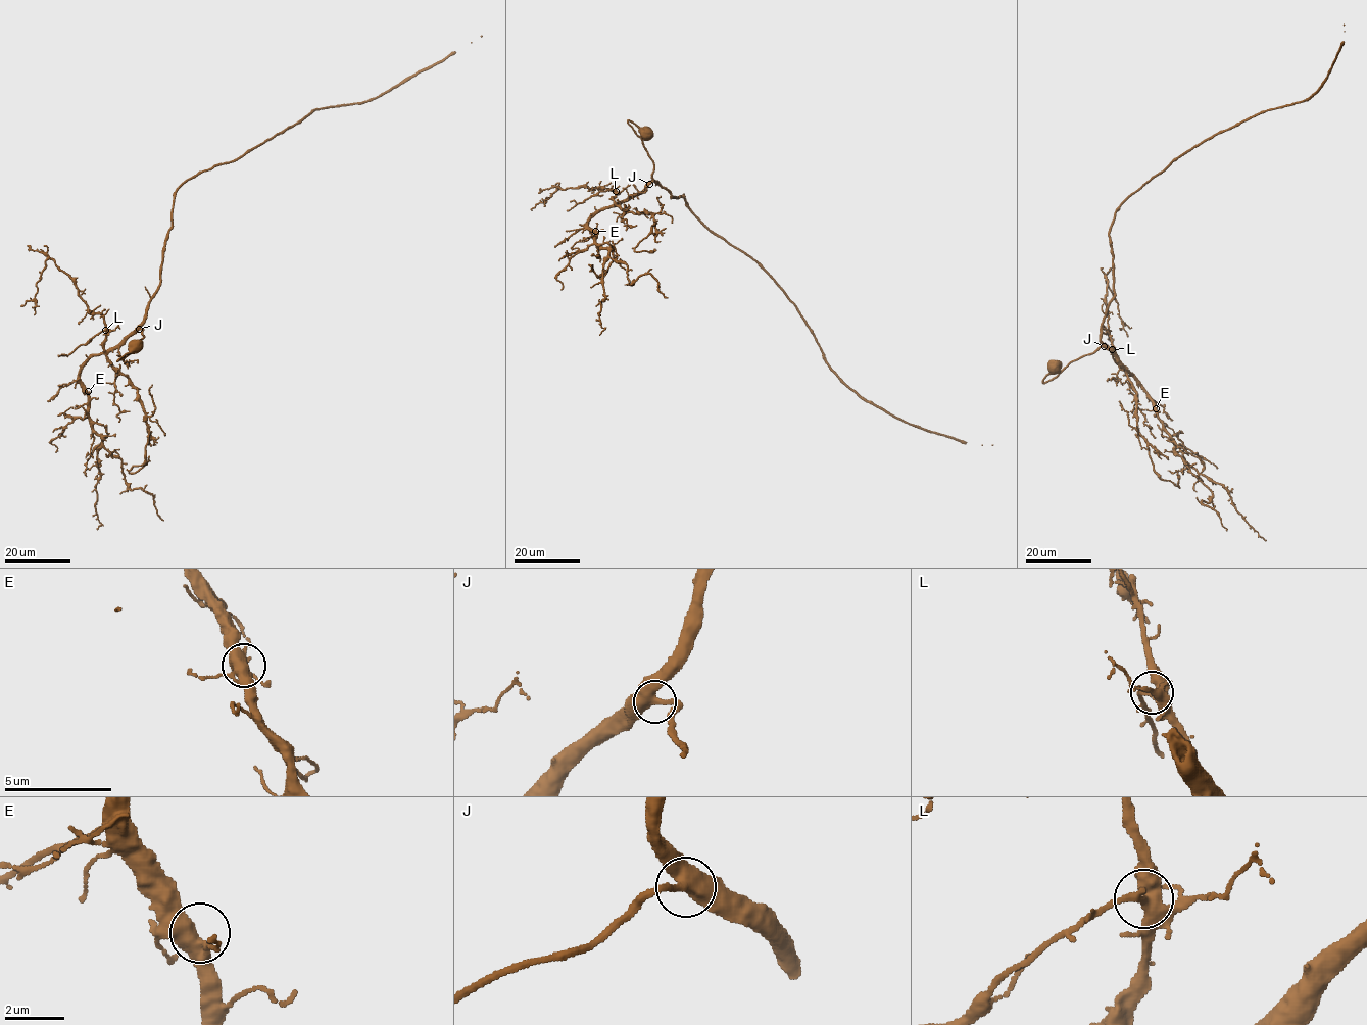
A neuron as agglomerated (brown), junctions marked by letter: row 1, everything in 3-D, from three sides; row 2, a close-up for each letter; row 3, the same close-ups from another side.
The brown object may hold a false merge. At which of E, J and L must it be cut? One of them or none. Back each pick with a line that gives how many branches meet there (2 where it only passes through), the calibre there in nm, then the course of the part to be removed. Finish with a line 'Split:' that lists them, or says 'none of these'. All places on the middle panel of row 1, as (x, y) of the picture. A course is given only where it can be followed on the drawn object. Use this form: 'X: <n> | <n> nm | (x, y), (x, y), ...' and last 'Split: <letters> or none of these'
Split: none of these

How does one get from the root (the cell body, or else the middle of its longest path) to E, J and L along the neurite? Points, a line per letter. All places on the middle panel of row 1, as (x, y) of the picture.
E: (646, 132), (643, 131), (641, 140), (653, 162), (652, 180), (624, 201), (601, 208), (588, 223), (595, 231)
J: (646, 132), (643, 131), (641, 140), (653, 162), (652, 180), (649, 184)
L: (646, 132), (643, 131), (641, 140), (653, 162), (652, 180), (622, 202), (614, 201), (616, 191)

